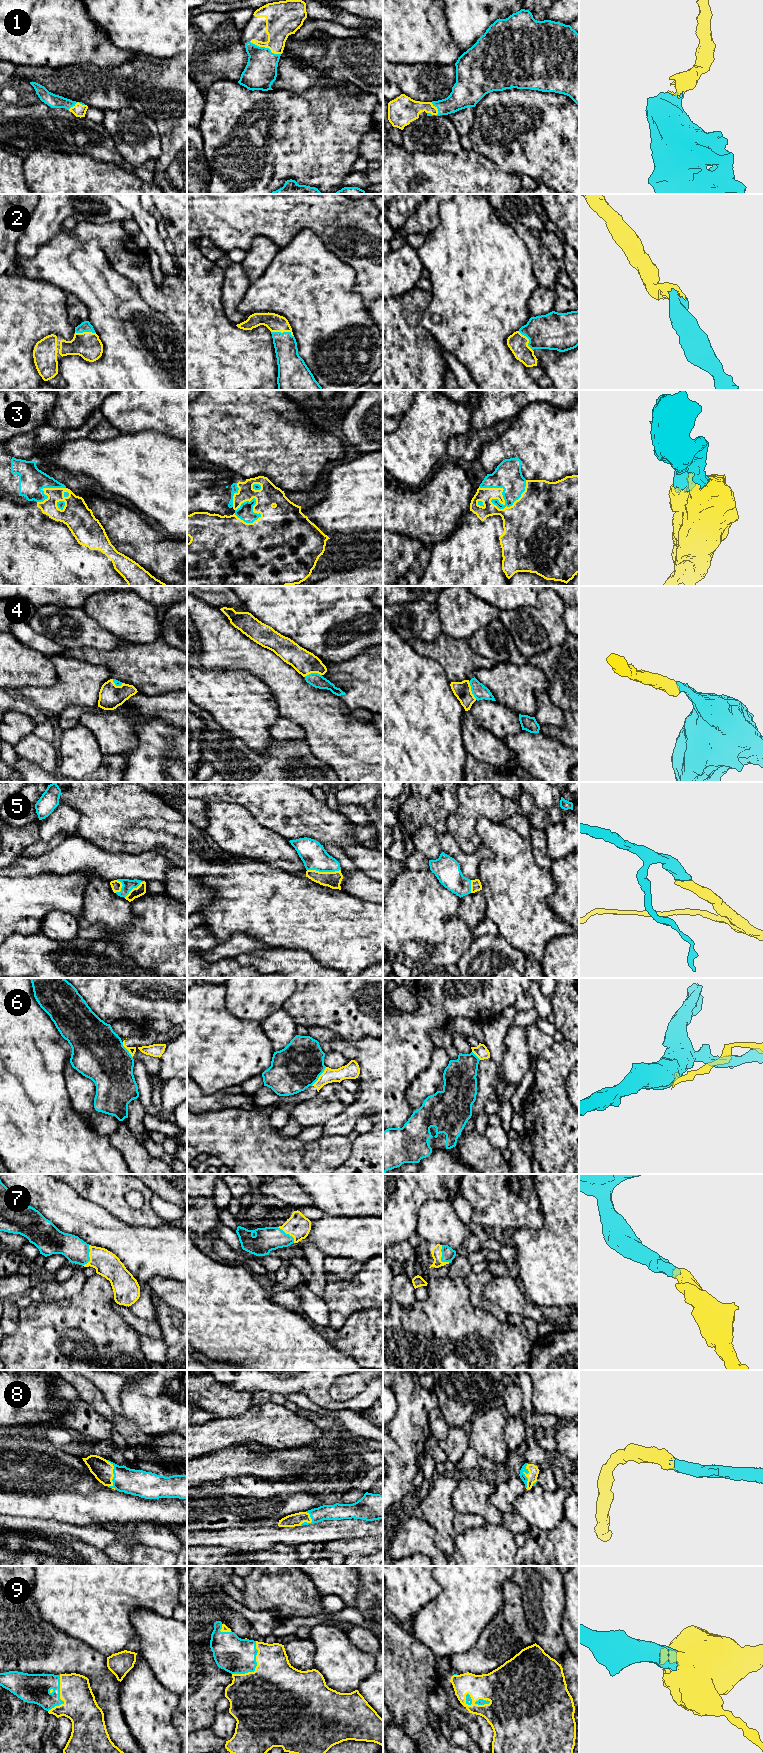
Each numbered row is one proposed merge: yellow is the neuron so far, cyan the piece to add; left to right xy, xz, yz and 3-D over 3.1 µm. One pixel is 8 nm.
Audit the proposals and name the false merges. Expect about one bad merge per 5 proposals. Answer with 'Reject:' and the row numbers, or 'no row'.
Reject: 6

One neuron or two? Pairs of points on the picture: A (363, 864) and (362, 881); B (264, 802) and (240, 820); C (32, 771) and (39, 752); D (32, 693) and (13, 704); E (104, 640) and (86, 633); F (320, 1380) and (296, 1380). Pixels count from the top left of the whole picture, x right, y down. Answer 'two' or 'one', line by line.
A: two
B: two
C: two
D: two
E: one
F: one

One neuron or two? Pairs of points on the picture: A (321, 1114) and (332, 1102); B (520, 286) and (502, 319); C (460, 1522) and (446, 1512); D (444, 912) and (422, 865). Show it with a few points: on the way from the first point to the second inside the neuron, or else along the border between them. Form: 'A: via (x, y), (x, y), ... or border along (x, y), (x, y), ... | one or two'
A: via (324, 1111), (330, 1105) | one
B: via (512, 294), (502, 304), (502, 311) | one
C: border along (457, 1512), (453, 1521), (453, 1529), (456, 1534) | two
D: border along (407, 868), (429, 870) | two

